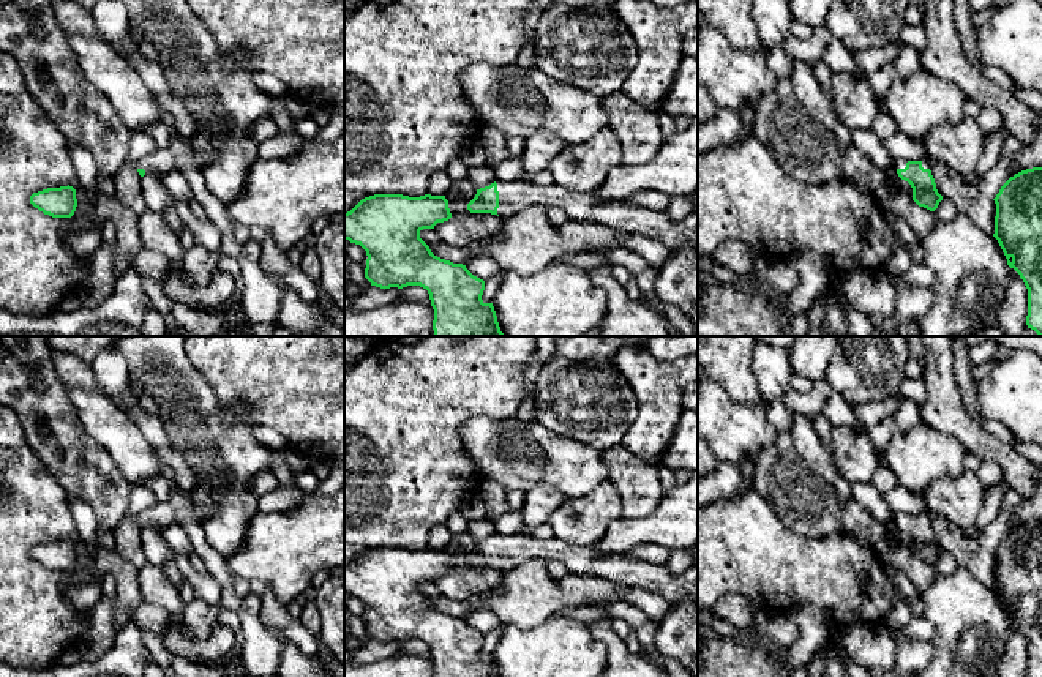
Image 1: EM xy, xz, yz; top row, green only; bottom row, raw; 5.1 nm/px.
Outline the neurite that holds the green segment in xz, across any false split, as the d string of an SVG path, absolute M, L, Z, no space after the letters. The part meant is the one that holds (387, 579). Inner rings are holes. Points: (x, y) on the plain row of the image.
M374 548L344 567L344 593L366 604L365 631L380 642L420 639L428 644L434 663L433 677L499 677L493 656L482 653L485 634L466 619L434 609L420 592L423 582L452 571L445 549Z

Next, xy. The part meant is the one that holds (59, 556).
M73 540L47 541L30 549L30 557L52 571L71 571L77 560Z

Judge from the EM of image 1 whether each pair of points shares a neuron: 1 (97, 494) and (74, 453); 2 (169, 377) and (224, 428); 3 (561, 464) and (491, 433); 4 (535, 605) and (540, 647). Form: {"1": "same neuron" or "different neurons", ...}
{"1": "same neuron", "2": "same neuron", "3": "same neuron", "4": "different neurons"}

